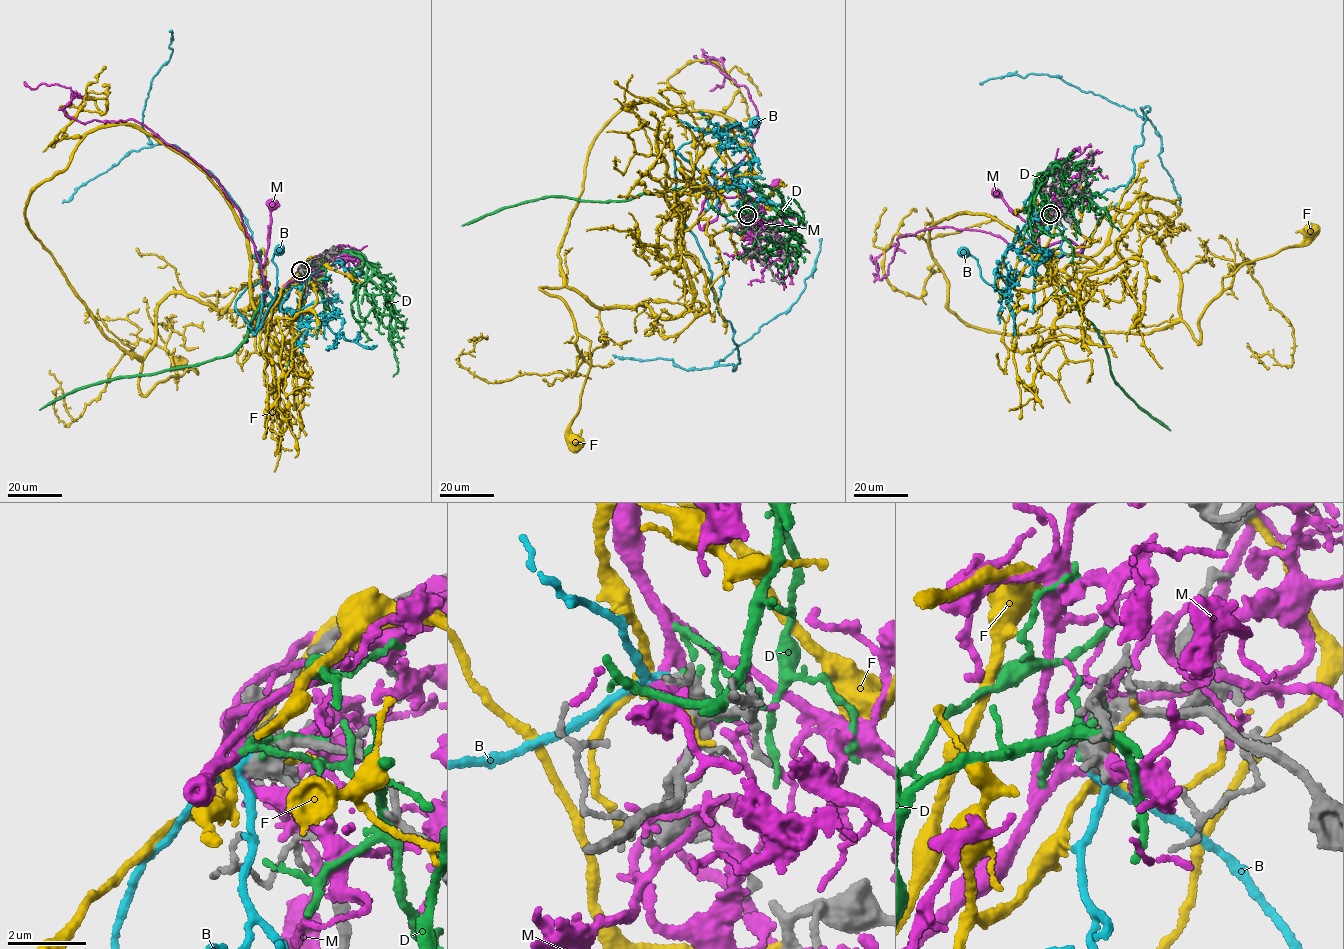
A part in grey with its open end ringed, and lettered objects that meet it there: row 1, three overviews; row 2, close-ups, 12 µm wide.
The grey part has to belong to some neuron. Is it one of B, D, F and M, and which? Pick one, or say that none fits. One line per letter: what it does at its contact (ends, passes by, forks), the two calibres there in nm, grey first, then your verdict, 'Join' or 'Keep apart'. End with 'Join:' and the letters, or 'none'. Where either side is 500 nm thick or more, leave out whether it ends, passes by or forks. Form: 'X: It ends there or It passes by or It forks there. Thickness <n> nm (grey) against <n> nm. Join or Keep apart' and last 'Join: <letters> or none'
B: It passes by. Thickness 440 nm (grey) against 180 nm. Join
D: It passes by. Thickness 440 nm (grey) against 130 nm. Keep apart
F: It passes by. Thickness 440 nm (grey) against 130 nm. Keep apart
M: It passes by. Thickness 380 nm (grey) against 360 nm. Keep apart
Join: B

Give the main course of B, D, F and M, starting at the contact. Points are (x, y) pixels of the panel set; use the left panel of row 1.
B: (300, 270), (279, 304), (267, 292), (261, 295), (256, 334), (277, 290), (272, 260), (279, 249)
D: (302, 270), (309, 271), (298, 275), (276, 299), (257, 311), (245, 337), (232, 353), (85, 387), (40, 410)
F: (301, 271), (257, 323), (258, 297), (236, 310), (167, 295), (141, 394), (197, 373), (175, 362)
M: (301, 273), (278, 289), (281, 294), (273, 305), (264, 302), (262, 267), (273, 203)

